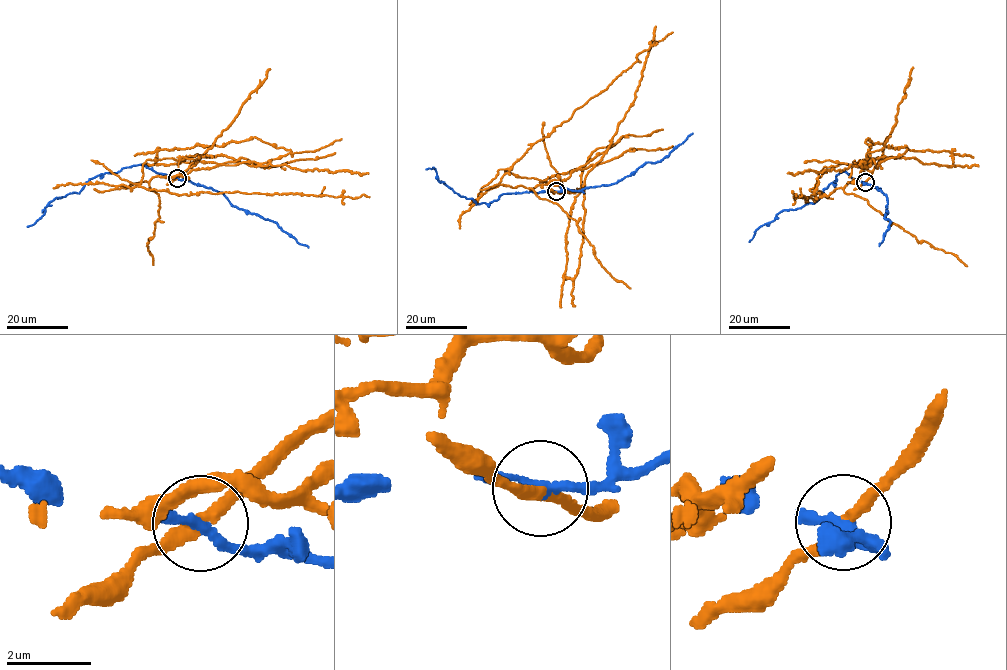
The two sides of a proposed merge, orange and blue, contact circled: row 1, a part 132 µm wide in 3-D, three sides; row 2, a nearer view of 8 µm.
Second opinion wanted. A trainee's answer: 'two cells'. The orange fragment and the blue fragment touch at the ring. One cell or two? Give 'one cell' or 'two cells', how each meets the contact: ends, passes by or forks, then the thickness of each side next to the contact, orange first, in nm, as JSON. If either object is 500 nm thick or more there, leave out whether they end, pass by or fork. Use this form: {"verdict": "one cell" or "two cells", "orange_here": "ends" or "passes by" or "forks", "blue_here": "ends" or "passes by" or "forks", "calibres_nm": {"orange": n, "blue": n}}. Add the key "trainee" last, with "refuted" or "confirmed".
{"verdict": "two cells", "orange_here": "passes by", "blue_here": "passes by", "calibres_nm": {"orange": 280, "blue": 200}, "trainee": "confirmed"}

